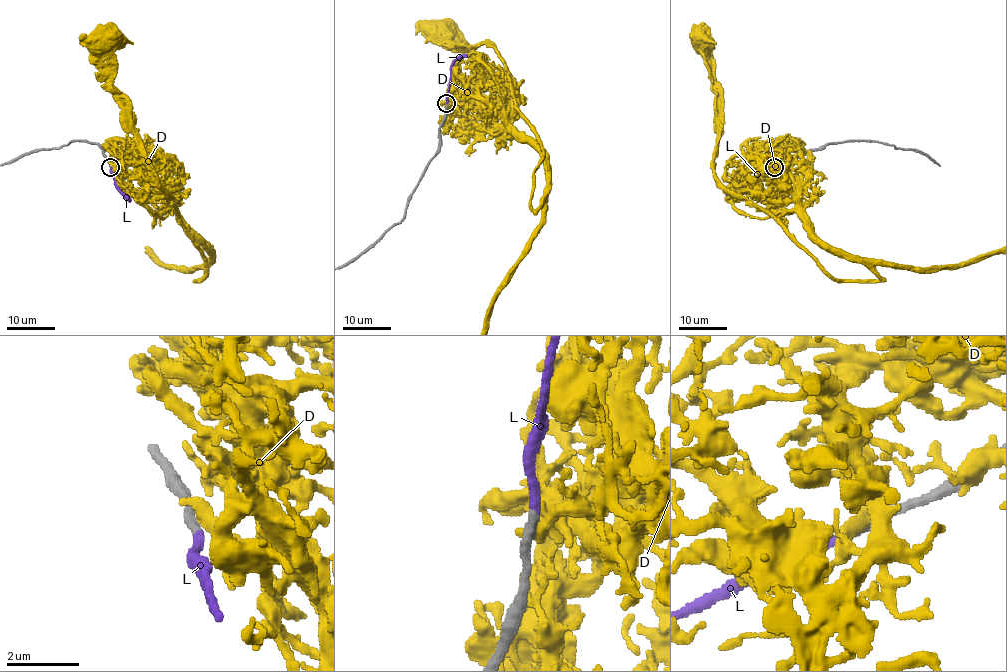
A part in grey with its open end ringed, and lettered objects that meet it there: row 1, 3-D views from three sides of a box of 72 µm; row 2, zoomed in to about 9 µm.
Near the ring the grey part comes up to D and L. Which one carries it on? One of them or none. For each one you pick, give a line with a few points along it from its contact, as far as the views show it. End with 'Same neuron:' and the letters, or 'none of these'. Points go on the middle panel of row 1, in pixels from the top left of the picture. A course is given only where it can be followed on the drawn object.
L: Its course: (447, 104), (451, 64), (459, 57), (466, 57)
Same neuron: L

